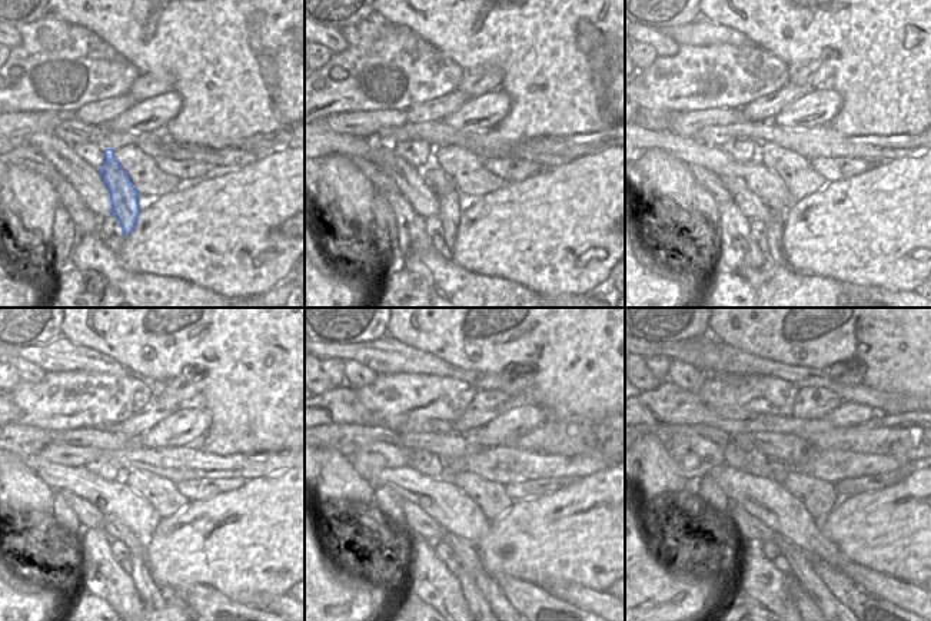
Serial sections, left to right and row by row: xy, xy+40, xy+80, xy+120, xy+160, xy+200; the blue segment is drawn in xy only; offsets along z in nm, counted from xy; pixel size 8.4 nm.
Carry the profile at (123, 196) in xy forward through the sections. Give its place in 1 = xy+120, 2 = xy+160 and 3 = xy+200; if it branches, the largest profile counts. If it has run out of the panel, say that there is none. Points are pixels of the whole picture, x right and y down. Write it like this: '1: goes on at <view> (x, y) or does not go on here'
1: goes on at xy+120 (152, 597)
2: goes on at xy+160 (472, 595)
3: goes on at xy+200 (800, 598)

